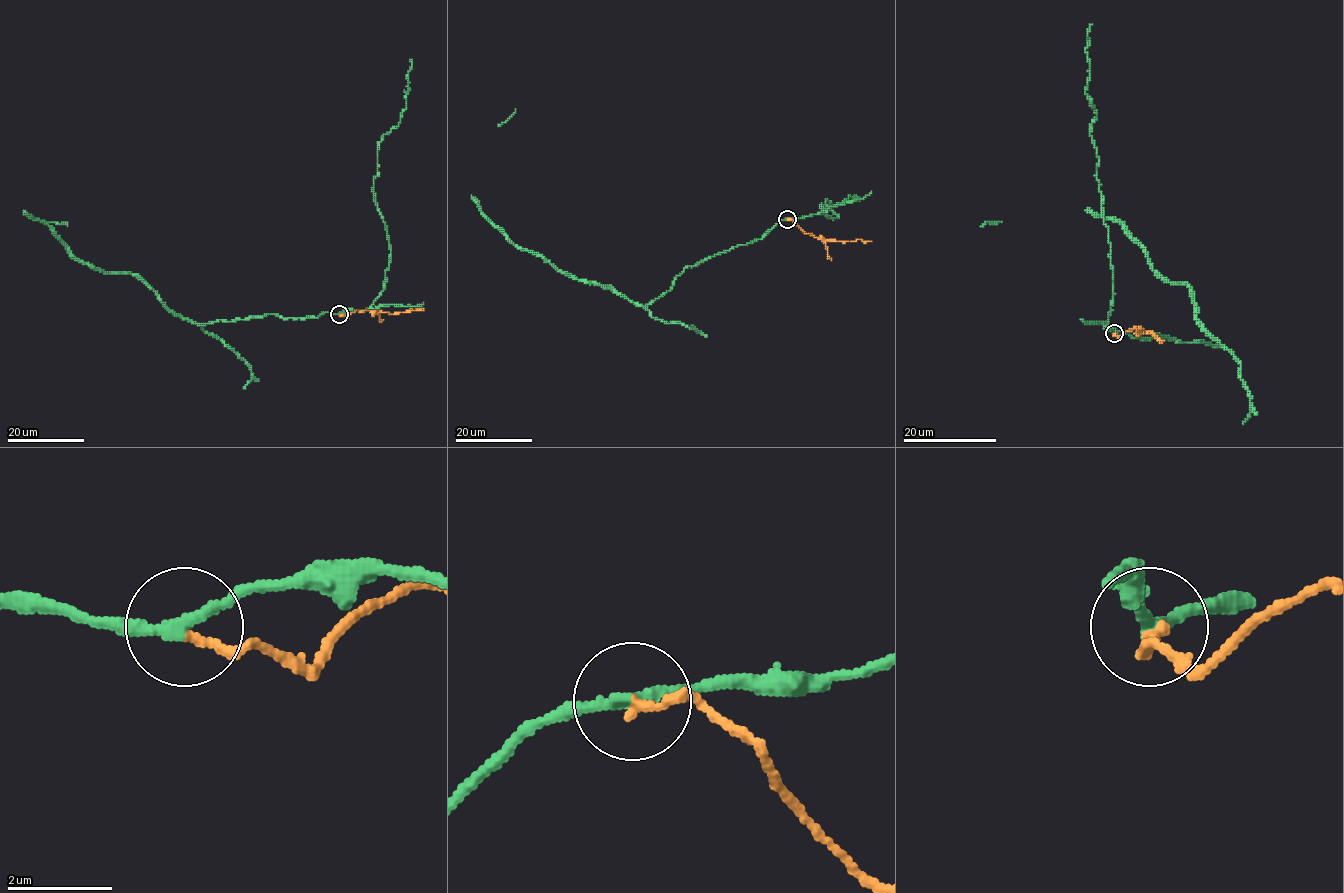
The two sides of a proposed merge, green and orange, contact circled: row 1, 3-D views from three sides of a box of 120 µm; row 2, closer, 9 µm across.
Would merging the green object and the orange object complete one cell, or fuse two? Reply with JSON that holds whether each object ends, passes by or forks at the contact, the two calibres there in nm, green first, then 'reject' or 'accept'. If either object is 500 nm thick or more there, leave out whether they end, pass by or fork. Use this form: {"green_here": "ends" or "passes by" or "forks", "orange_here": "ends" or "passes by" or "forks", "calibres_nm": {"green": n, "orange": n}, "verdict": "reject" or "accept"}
{"green_here": "passes by", "orange_here": "ends", "calibres_nm": {"green": 240, "orange": 180}, "verdict": "reject"}

